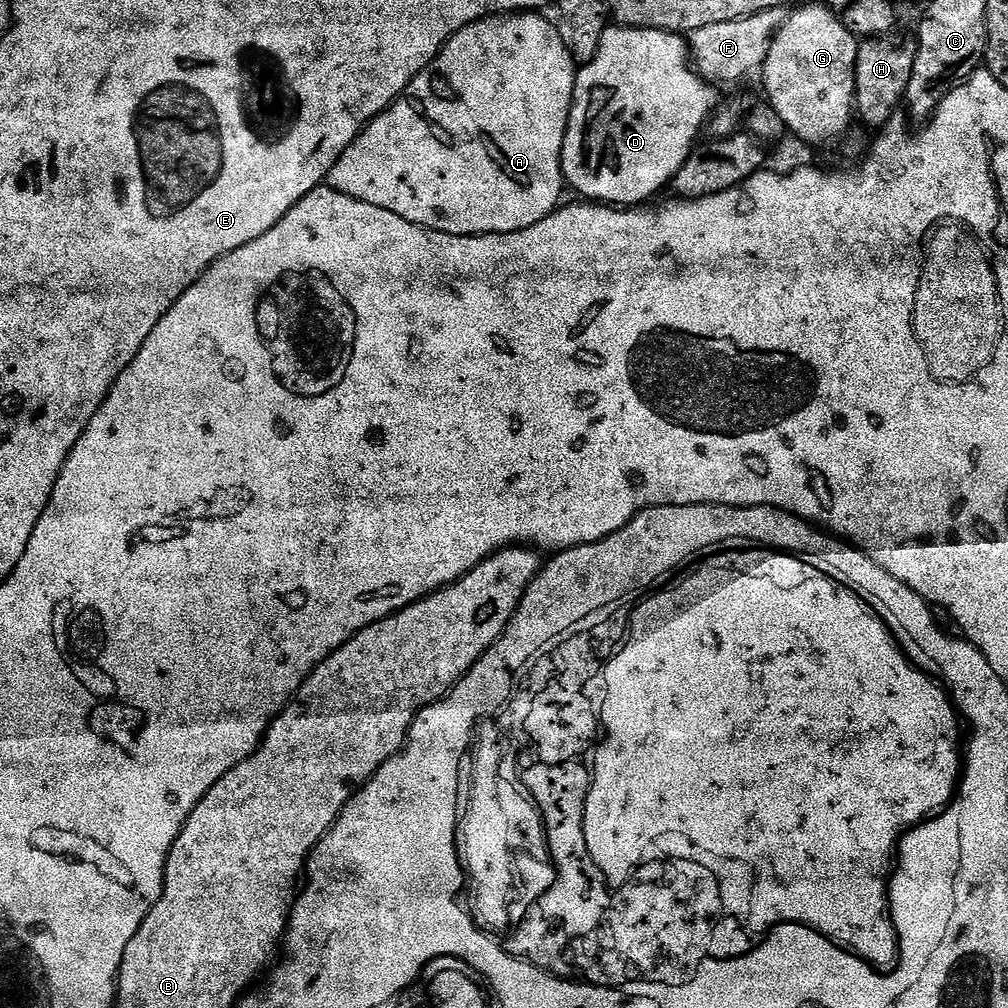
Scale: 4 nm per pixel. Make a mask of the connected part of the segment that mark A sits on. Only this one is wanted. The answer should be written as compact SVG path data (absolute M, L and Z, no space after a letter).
M539 11L489 14L480 20L475 20L473 24L467 24L465 28L455 32L445 42L443 50L436 55L436 59L416 75L410 86L406 86L404 93L356 135L352 145L342 154L342 158L334 162L326 181L327 187L338 190L338 194L358 198L358 202L370 202L370 206L382 206L382 210L390 210L390 214L398 214L398 218L406 218L406 222L414 222L418 226L438 230L442 234L489 236L495 232L510 234L526 230L526 226L542 222L542 218L546 218L561 207L560 195L566 192L562 170L562 146L572 109L577 71L578 63L571 56L570 50L562 44L557 25L552 20L548 21Z

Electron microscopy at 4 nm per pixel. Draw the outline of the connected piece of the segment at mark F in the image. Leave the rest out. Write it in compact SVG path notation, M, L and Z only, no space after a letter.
M771 8L758 14L738 18L734 22L718 22L715 26L702 26L690 34L690 59L697 72L717 85L744 80L751 72L759 73L766 62L776 31L784 25L784 8Z

